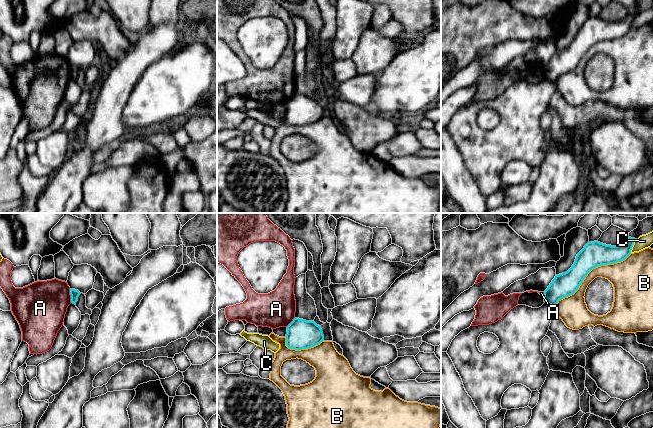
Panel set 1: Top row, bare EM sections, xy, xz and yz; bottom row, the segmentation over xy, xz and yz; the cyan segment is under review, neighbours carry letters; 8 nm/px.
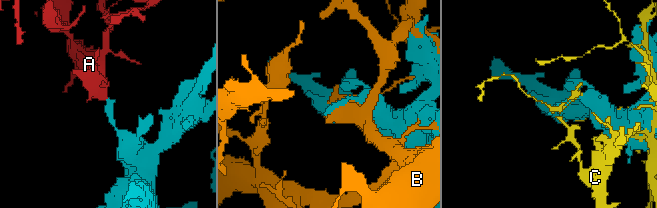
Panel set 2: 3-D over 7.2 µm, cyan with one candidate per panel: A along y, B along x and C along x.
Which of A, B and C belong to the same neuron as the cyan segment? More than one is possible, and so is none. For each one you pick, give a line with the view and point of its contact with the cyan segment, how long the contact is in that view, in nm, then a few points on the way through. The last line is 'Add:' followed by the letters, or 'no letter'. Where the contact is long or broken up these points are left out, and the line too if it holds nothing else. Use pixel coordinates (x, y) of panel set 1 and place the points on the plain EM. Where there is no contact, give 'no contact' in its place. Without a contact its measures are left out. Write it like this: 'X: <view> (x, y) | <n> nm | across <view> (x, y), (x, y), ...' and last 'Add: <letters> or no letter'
Add: no letter

